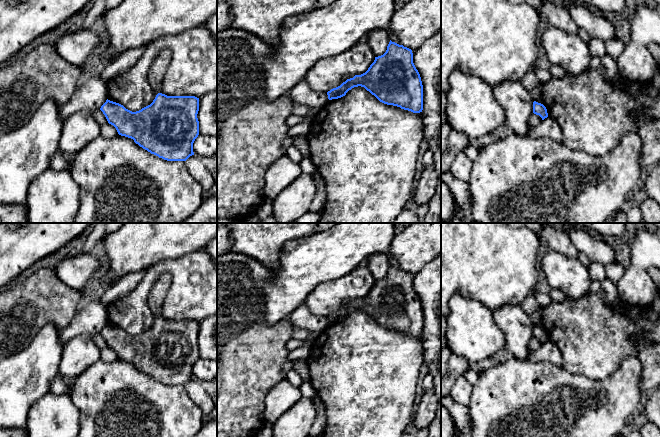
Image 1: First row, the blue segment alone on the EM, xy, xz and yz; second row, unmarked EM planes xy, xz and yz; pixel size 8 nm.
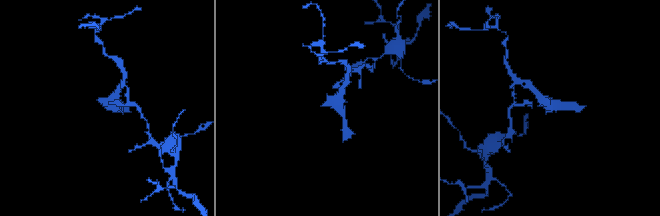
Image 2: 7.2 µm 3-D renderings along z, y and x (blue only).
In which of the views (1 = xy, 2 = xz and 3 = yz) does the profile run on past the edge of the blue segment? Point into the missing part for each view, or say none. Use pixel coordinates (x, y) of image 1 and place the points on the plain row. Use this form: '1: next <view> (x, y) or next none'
1: next none
2: next none
3: next none

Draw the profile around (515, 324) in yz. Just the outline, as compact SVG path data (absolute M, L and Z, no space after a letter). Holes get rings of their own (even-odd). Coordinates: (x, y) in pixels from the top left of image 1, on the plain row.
M505 305L493 310L492 315L505 336L505 348L512 357L525 359L531 353L528 343L533 338L534 324L522 305Z

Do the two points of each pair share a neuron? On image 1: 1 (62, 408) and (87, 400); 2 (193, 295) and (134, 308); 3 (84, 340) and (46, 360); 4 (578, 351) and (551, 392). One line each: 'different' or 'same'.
1: different
2: same
3: different
4: different

